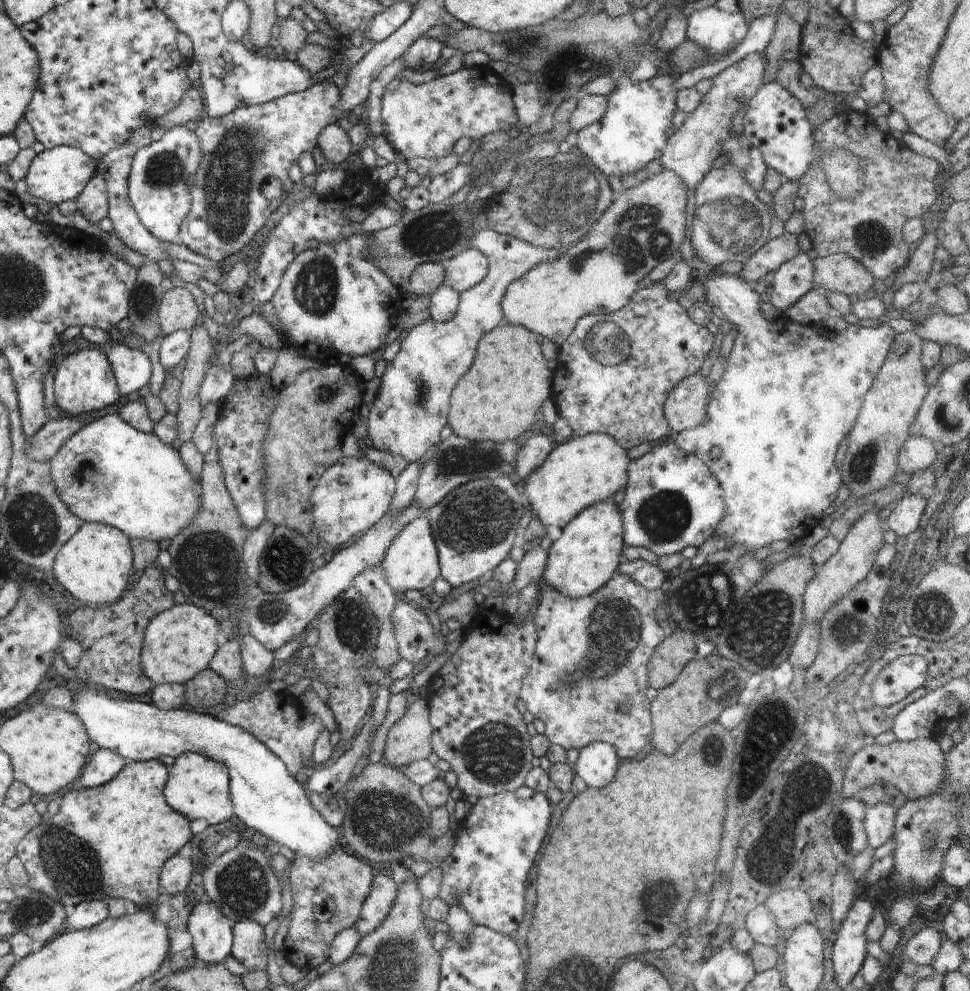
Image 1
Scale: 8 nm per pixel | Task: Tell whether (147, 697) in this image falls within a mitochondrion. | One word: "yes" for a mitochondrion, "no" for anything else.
no

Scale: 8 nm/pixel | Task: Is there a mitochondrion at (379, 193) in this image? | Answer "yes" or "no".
no

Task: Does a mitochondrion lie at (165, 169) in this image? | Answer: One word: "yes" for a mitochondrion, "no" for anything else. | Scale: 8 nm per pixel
yes

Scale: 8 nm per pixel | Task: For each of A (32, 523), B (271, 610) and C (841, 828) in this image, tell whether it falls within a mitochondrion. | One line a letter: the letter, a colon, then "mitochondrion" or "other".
A: mitochondrion
B: mitochondrion
C: mitochondrion

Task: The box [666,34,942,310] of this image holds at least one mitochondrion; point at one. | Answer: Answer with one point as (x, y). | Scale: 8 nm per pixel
(732, 222)

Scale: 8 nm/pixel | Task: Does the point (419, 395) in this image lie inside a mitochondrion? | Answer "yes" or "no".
yes

